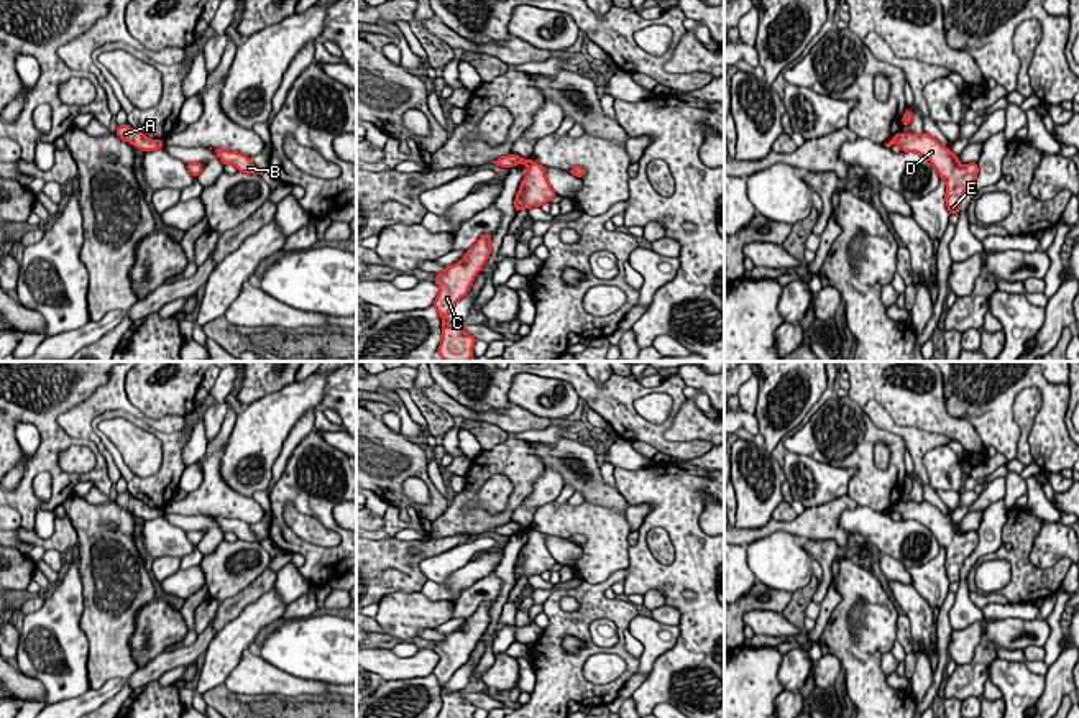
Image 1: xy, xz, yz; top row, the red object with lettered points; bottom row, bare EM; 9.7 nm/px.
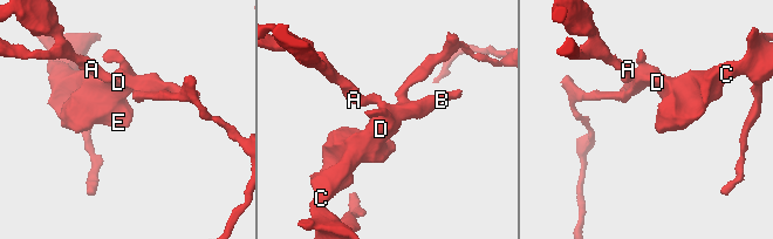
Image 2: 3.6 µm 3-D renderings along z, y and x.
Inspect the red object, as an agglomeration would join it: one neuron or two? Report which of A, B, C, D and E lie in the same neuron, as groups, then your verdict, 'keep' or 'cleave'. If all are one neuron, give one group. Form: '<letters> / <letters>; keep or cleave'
A / B C D E; cleave

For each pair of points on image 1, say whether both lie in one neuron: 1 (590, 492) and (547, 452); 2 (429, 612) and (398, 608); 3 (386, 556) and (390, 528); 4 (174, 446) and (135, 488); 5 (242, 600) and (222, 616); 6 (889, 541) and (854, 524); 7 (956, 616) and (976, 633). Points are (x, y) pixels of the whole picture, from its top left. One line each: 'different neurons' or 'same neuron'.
1: same neuron
2: same neuron
3: different neurons
4: same neuron
5: same neuron
6: same neuron
7: different neurons

